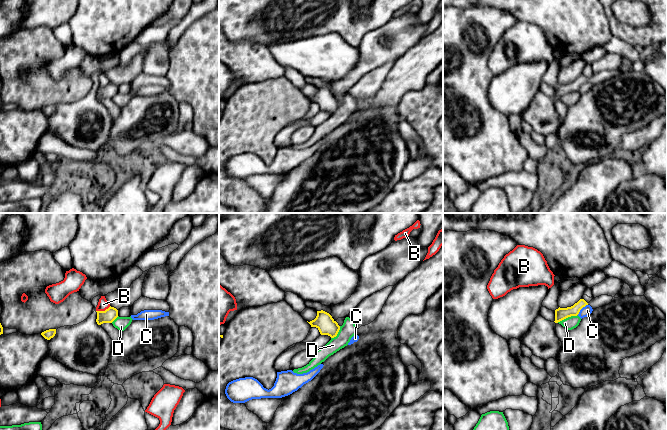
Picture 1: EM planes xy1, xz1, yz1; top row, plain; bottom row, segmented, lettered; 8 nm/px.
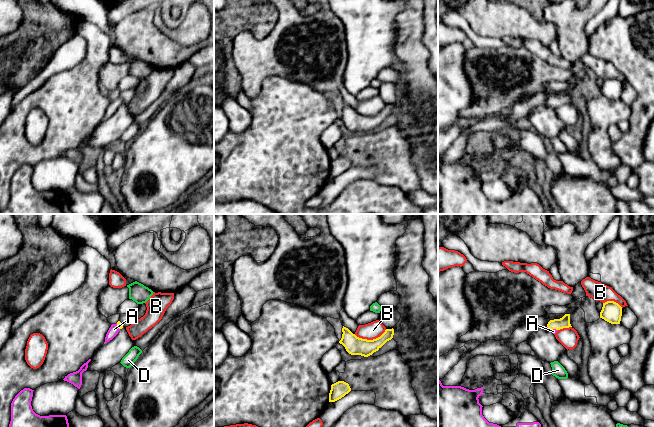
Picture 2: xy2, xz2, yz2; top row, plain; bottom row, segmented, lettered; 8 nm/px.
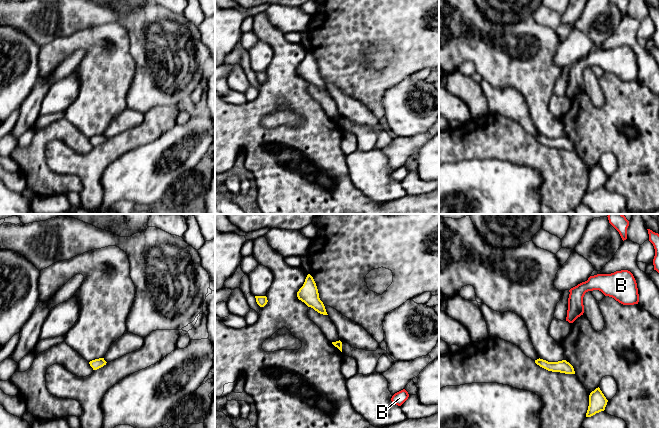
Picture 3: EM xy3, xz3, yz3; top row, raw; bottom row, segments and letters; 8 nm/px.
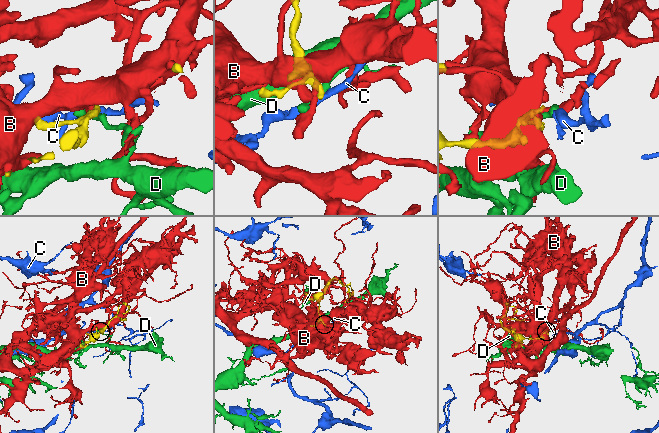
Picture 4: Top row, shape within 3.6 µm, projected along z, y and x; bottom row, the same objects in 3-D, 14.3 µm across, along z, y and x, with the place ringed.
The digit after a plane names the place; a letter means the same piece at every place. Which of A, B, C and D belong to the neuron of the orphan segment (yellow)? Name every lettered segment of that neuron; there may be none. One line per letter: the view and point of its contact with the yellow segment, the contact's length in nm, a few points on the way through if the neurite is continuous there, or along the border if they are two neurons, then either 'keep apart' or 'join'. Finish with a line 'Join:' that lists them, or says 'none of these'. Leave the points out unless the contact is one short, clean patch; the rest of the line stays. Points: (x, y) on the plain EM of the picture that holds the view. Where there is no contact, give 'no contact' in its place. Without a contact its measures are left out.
A: yz2 (552, 105) | 90 nm | across yz2 (564, 98), (557, 100), (552, 105), (553, 107) | join
B: xz2 (370, 116) | 260 nm | keep apart
C: yz1 (581, 84) | 120 nm | along yz1 (587, 80), (577, 90) | keep apart
D: yz1 (567, 93) | 180 nm | along yz1 (577, 90), (557, 98) | keep apart
Join: A

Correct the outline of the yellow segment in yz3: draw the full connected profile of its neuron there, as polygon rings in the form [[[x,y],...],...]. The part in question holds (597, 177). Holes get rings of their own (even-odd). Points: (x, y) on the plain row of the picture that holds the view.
[[[596,164],[589,171],[589,182],[586,189],[586,193],[591,193],[596,189],[605,186],[608,176],[600,166],[600,164]]]

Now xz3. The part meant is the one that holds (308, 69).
[[[310,50],[307,51],[303,62],[297,68],[297,73],[318,89],[328,91],[323,78],[319,74],[316,59]]]

